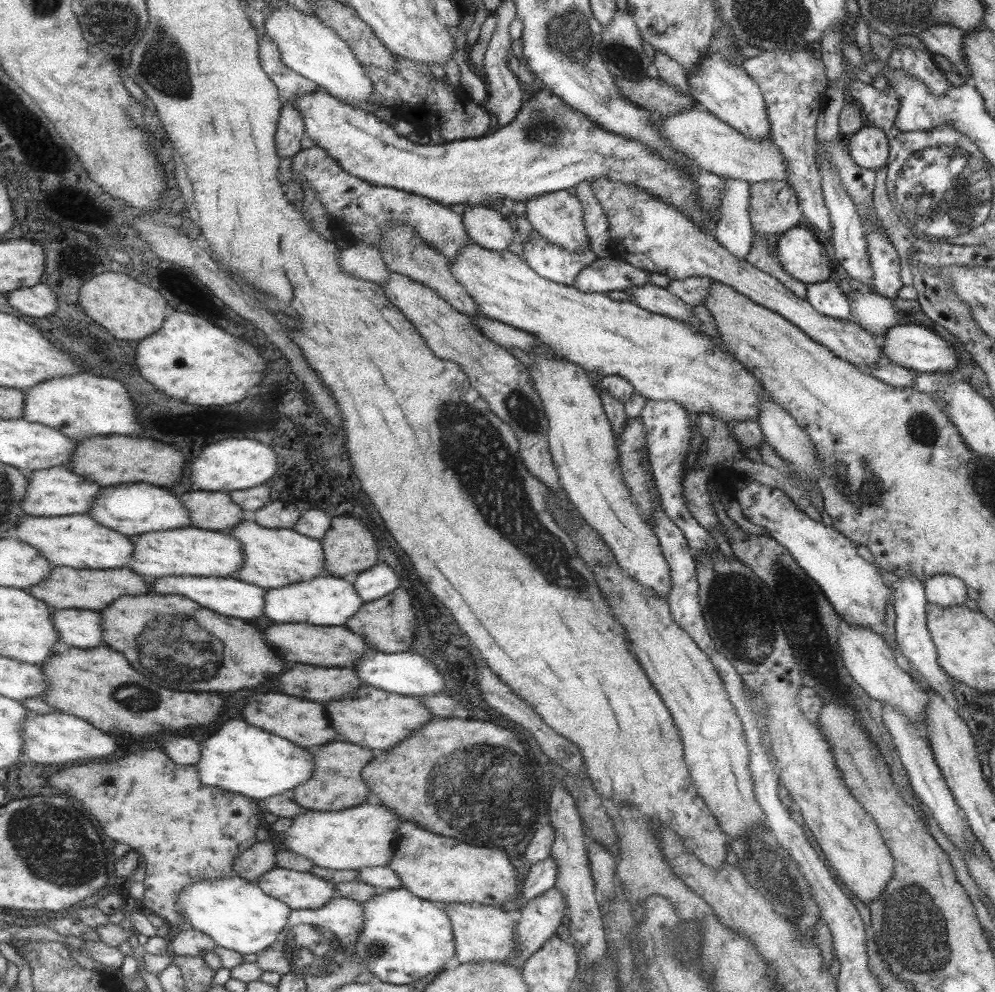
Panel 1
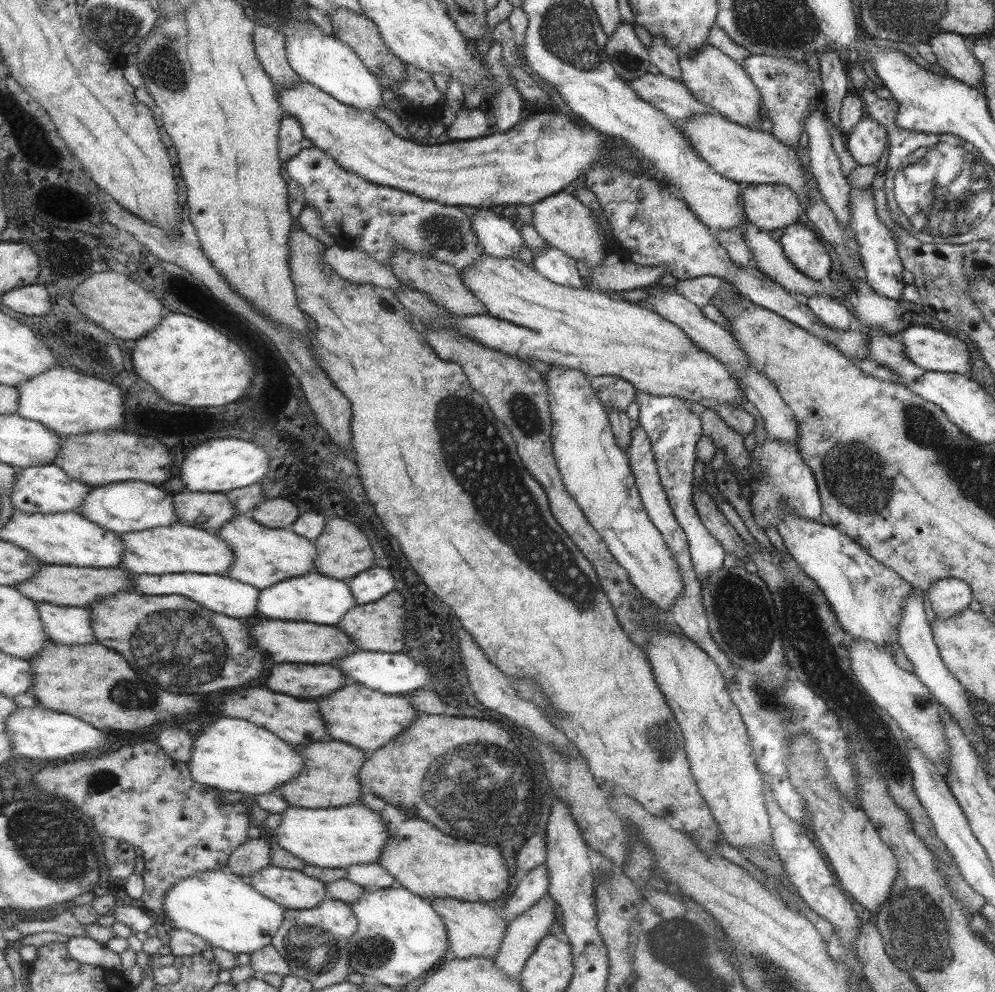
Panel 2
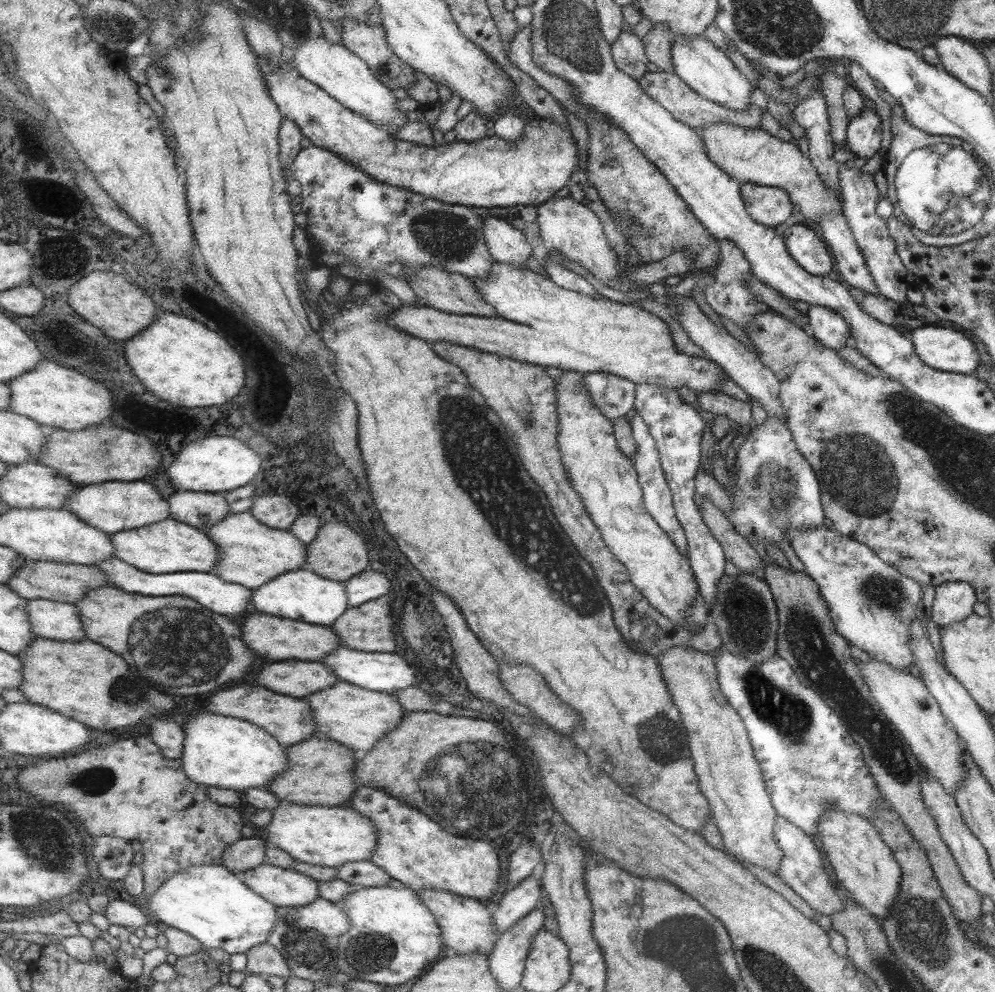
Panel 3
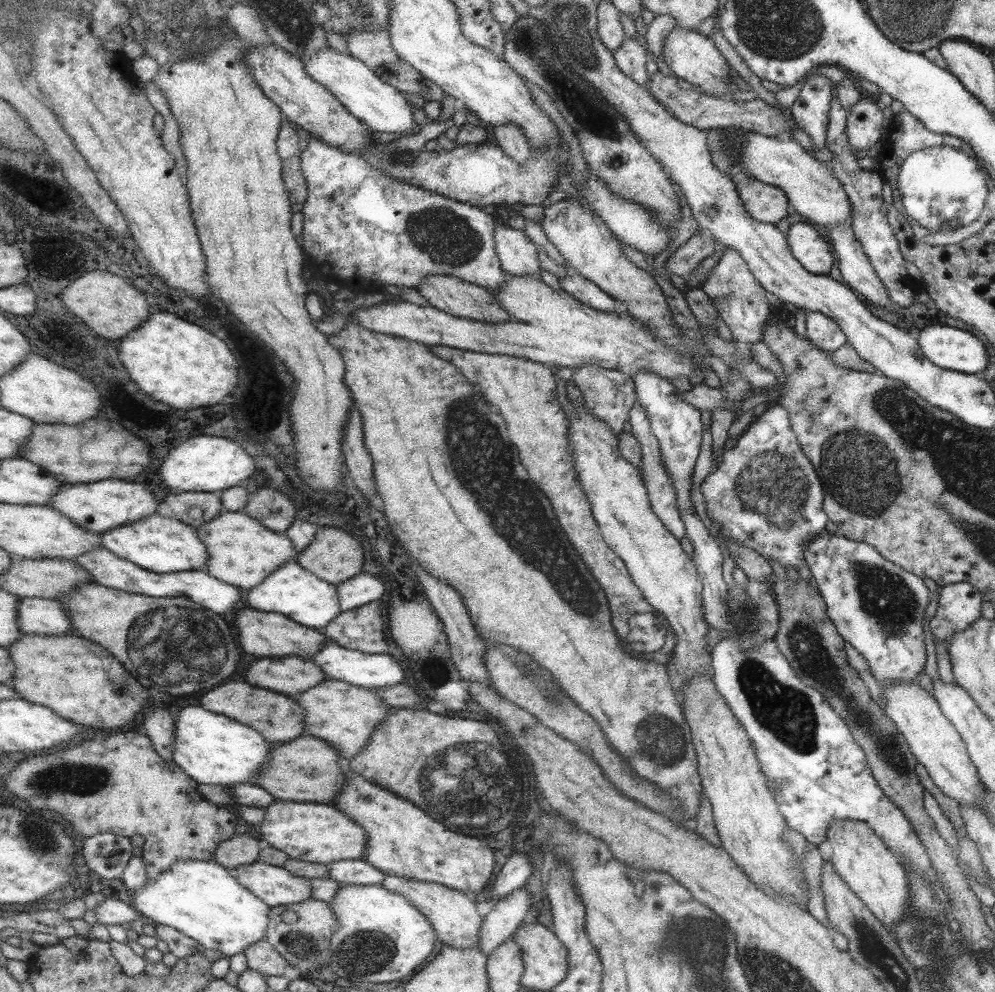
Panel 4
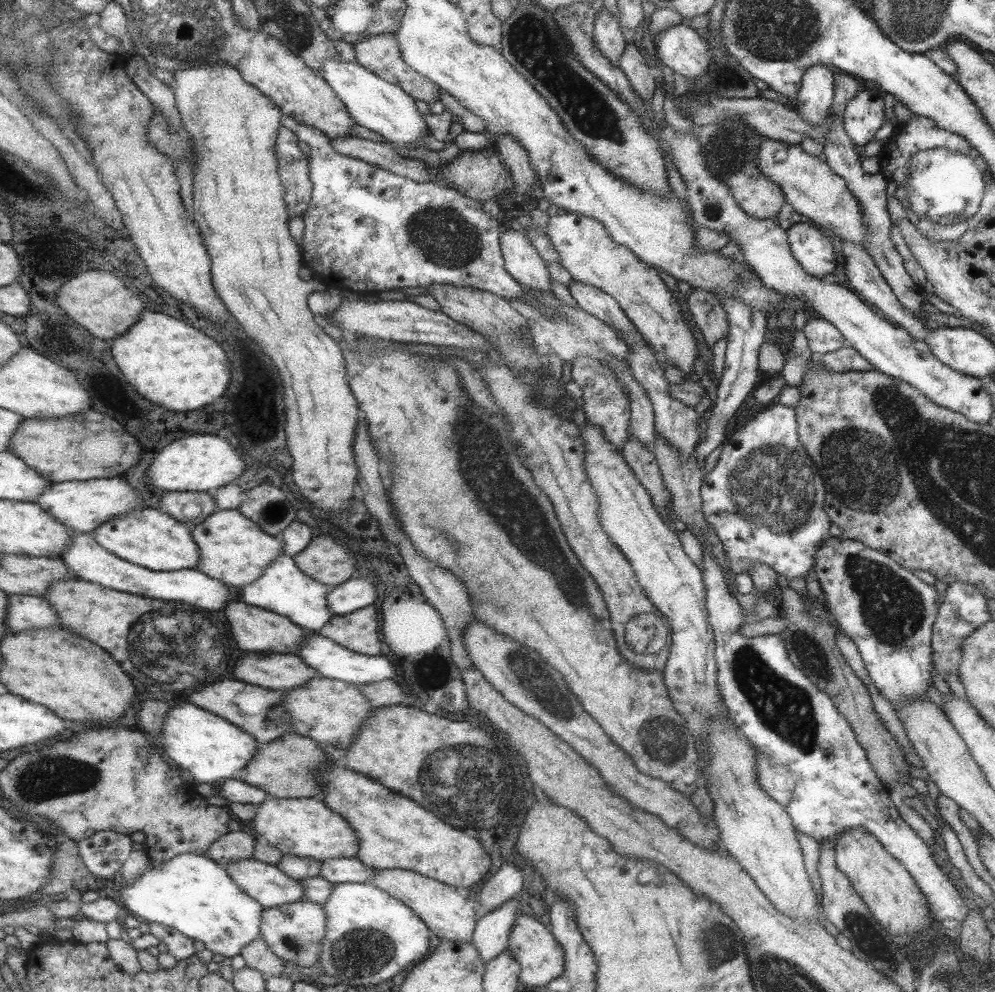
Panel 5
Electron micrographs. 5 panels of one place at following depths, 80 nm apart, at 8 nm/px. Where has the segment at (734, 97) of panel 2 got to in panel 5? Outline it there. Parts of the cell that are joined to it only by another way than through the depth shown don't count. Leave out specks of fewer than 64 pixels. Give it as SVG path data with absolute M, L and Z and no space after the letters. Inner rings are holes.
M680 23L653 34L656 56L673 72L687 79L697 79L708 71L712 53L704 36L687 23Z

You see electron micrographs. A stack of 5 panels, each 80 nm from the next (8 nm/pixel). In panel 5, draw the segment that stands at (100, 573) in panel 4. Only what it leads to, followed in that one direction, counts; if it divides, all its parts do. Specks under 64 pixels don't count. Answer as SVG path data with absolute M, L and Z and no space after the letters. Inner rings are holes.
M76 533L70 541L70 548L53 557L65 561L77 578L102 584L119 592L130 592L144 597L159 598L159 600L181 600L205 610L209 608L216 611L224 610L230 602L237 599L229 585L199 570L154 572L152 569L123 560L103 548L91 533Z

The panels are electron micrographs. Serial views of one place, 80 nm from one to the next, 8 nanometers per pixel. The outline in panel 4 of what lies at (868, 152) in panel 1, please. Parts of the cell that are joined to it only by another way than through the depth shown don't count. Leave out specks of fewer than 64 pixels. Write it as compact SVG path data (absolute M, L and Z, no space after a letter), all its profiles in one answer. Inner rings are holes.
M866 94L848 111L846 118L846 137L852 151L871 148L881 134L883 116L875 102L871 102L873 95Z

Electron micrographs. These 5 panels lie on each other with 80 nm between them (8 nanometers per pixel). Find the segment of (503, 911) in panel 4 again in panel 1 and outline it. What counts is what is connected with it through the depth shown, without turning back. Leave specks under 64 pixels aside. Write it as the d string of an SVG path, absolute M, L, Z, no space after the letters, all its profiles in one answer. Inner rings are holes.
M551 857L544 858L528 867L528 873L521 887L521 896L518 902L525 906L546 890L554 887L557 878L557 865Z

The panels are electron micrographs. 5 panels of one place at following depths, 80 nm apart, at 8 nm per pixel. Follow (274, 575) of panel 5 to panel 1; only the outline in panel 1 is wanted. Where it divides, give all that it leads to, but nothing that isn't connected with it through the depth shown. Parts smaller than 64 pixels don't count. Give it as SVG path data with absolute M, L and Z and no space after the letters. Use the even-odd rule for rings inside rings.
M325 574L283 588L268 589L265 616L279 624L309 623L321 627L345 627L364 603L354 583L346 582L343 577Z

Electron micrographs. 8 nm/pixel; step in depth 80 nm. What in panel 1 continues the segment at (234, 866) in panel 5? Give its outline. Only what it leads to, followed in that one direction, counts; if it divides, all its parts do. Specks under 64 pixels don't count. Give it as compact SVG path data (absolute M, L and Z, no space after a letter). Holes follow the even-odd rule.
M275 867L258 884L263 891L284 901L292 910L324 908L337 897L338 886L316 874Z

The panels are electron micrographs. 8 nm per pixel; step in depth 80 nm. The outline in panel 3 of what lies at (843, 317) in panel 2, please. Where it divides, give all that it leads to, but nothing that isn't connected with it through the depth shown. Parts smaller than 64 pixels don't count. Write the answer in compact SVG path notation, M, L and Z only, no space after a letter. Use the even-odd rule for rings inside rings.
M809 306L806 316L806 330L825 348L835 349L839 354L850 343L848 325L841 316L837 316L837 312L821 306Z

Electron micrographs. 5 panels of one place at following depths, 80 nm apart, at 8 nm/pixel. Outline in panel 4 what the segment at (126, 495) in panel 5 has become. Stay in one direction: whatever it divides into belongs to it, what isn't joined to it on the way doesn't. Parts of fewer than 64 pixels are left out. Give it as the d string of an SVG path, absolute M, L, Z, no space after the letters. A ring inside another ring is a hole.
M113 478L89 484L64 484L59 494L50 502L50 506L65 513L70 520L74 520L86 530L101 534L157 514L159 503L157 496L145 484Z

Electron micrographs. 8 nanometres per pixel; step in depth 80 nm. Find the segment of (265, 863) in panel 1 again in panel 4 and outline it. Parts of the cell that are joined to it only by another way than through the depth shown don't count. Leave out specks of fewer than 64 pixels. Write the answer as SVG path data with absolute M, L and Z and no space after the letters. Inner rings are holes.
M247 832L237 834L217 849L214 860L233 871L239 866L259 861L263 844L263 841L251 838Z

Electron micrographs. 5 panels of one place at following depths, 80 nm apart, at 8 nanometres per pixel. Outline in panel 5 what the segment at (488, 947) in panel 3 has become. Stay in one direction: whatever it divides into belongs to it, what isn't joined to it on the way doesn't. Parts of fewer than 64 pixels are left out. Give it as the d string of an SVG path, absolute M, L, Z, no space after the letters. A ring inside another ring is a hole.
M377 868L374 871L376 873L367 883L384 889L390 896L396 897L397 900L407 904L409 908L415 911L428 924L428 927L441 940L471 943L474 941L474 934L480 918L477 918L477 910L473 908L473 898L463 898L453 885L423 876L419 872L403 868L389 870L379 870Z

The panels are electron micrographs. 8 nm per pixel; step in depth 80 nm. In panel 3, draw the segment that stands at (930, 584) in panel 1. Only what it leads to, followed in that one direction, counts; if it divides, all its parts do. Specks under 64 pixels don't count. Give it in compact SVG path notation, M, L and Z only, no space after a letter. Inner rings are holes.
M949 581L934 588L931 620L939 630L948 624L959 623L973 614L972 606L977 596L972 585Z

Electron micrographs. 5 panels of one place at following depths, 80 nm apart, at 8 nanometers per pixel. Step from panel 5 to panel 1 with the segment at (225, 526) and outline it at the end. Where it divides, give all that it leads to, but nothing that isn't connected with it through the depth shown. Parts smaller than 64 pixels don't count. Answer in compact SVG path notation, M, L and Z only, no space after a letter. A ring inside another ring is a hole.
M245 520L241 526L233 530L233 536L241 540L245 553L244 567L233 578L248 581L249 584L261 585L261 588L273 589L329 574L325 570L326 552L322 541L315 540L295 529L275 530L263 526Z

